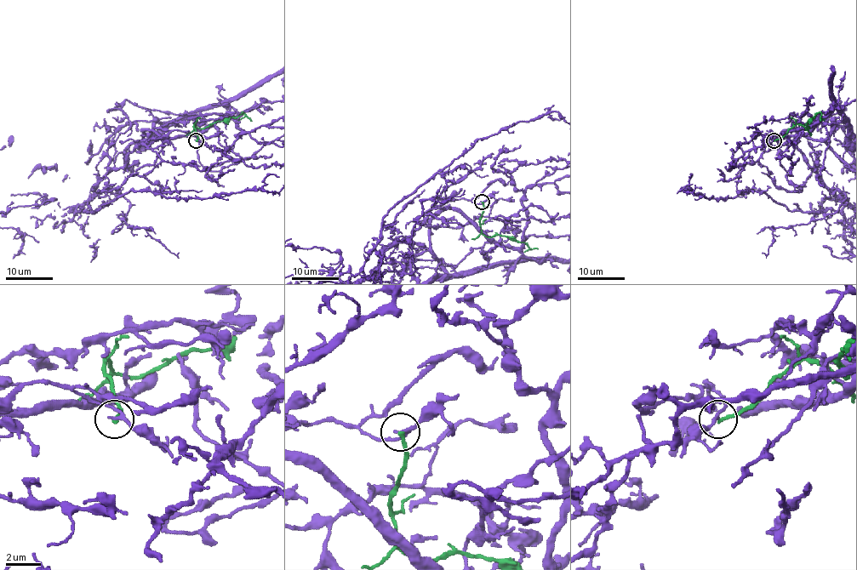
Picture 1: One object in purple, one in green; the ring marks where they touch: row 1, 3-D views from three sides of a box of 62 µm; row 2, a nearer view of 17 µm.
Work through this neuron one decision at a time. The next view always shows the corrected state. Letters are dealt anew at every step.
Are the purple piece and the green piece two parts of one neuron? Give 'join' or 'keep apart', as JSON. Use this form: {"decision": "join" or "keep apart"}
{"decision": "keep apart"}

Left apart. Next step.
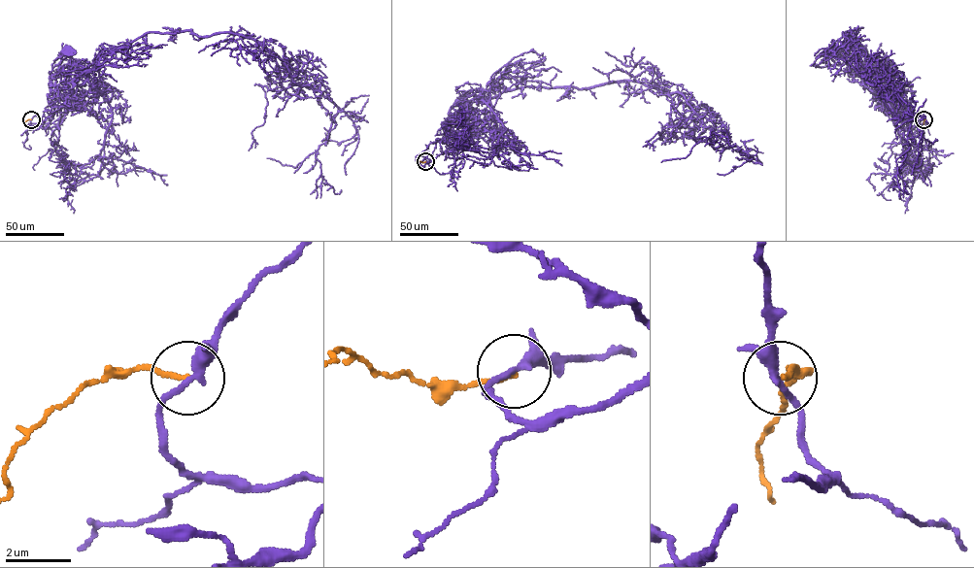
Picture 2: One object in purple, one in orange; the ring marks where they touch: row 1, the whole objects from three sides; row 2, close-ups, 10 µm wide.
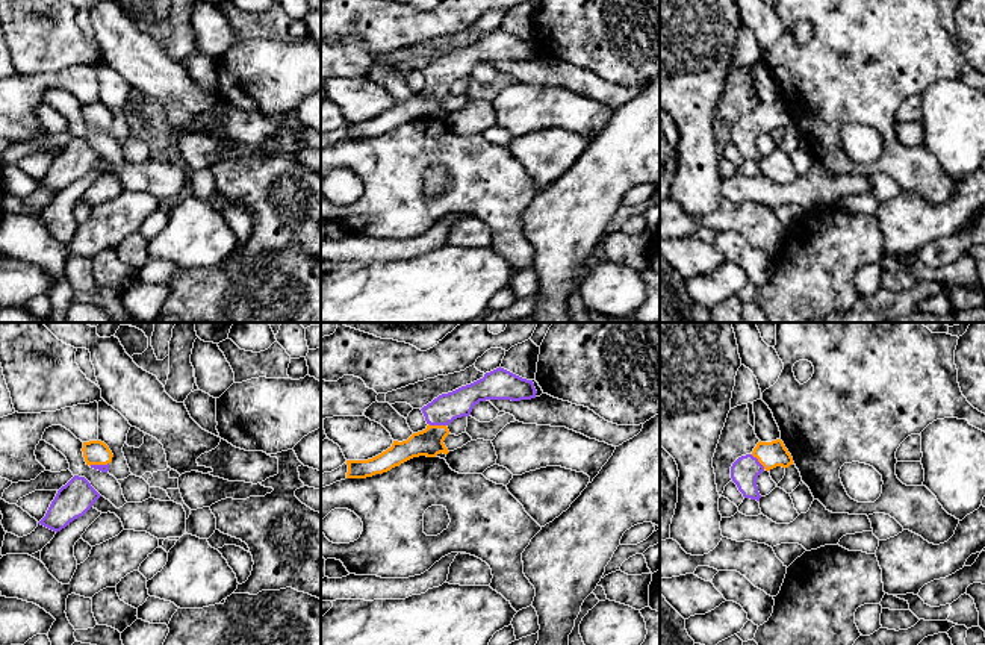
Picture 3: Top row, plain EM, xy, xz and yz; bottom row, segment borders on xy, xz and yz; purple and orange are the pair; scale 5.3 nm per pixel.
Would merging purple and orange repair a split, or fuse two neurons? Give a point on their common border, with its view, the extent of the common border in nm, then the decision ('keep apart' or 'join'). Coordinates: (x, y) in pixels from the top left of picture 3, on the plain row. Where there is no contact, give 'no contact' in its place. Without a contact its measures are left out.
meets purple in xz at (438, 85); contact 100 nm long; join

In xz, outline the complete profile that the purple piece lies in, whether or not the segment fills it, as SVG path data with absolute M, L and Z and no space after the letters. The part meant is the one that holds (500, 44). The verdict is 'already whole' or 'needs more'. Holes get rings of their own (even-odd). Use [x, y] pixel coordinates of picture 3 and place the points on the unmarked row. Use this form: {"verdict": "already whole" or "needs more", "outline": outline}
{"verdict": "needs more", "outline": "M504 29L486 33L483 39L442 55L421 71L427 89L413 94L407 101L393 101L392 108L368 121L346 121L346 139L366 139L390 132L401 124L419 118L436 118L448 109L443 101L449 95L448 85L457 79L469 77L474 67L486 61L531 61L536 59L533 41L522 39Z"}

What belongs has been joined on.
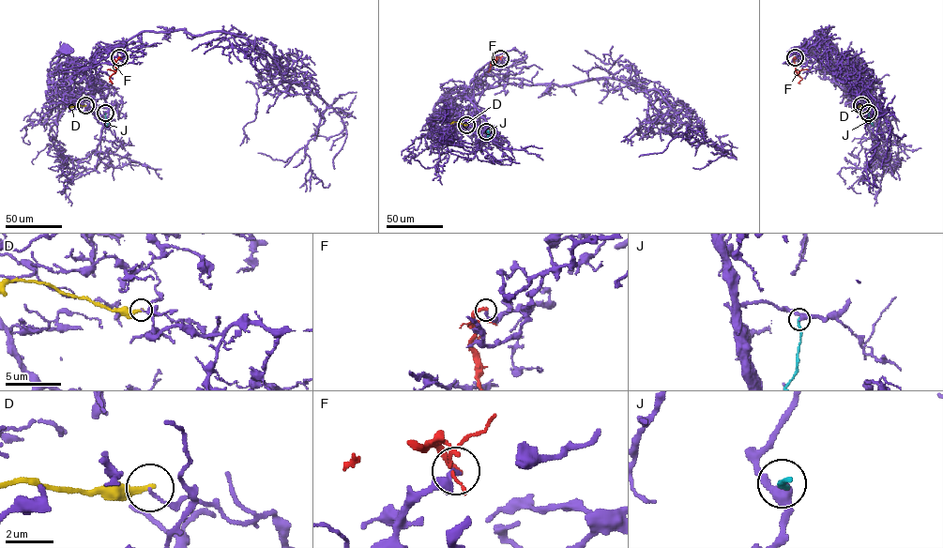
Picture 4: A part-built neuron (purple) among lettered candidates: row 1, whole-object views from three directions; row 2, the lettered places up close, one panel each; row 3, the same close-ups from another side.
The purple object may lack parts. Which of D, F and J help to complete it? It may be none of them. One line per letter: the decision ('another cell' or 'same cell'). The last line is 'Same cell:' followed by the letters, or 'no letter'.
D: another cell
F: another cell
J: another cell
Same cell: no letter

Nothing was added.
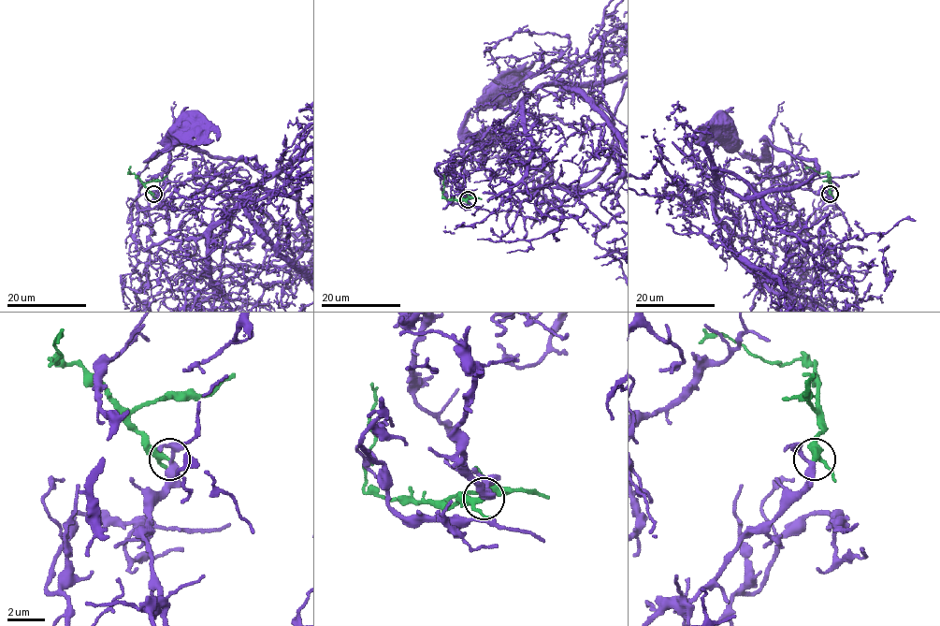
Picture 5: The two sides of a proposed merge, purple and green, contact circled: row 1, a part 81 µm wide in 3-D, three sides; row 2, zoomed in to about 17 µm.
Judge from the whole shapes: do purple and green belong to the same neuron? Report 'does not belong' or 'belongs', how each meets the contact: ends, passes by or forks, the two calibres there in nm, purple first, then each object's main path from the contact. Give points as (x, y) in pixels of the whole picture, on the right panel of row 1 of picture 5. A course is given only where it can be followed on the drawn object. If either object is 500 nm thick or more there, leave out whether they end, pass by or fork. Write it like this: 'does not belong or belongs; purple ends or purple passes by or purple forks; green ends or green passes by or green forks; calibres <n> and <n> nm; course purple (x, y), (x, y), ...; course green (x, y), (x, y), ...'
belongs; purple passes by; green passes by; calibres 360 and 260 nm; course purple (829, 195), (777, 243), (737, 236), (722, 188), (790, 189), (817, 164), (770, 145), (744, 157), (722, 124); course green (829, 194), (831, 174), (818, 172), (809, 167), (804, 168)

